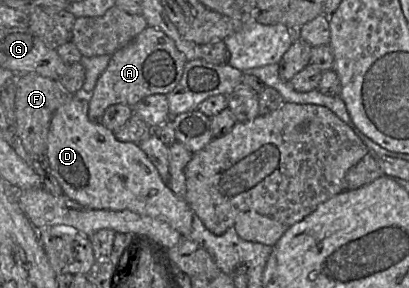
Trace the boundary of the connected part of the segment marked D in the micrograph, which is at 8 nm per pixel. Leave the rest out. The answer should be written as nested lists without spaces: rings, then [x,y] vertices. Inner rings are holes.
[[[82,90],[77,94],[73,94],[73,98],[67,104],[57,109],[51,119],[49,133],[47,137],[46,166],[48,167],[49,172],[58,182],[61,189],[63,190],[64,195],[67,196],[69,199],[78,202],[79,204],[88,208],[105,209],[105,210],[113,210],[113,211],[129,210],[140,215],[149,216],[152,218],[162,220],[168,223],[172,228],[177,230],[184,238],[189,238],[189,235],[192,230],[192,221],[193,221],[194,213],[191,210],[188,203],[186,202],[186,200],[176,196],[172,192],[172,190],[160,177],[156,167],[149,160],[145,152],[139,147],[138,144],[133,142],[121,142],[116,139],[113,131],[107,129],[101,123],[94,123],[89,120],[88,100],[89,100],[89,95],[83,95]]]

